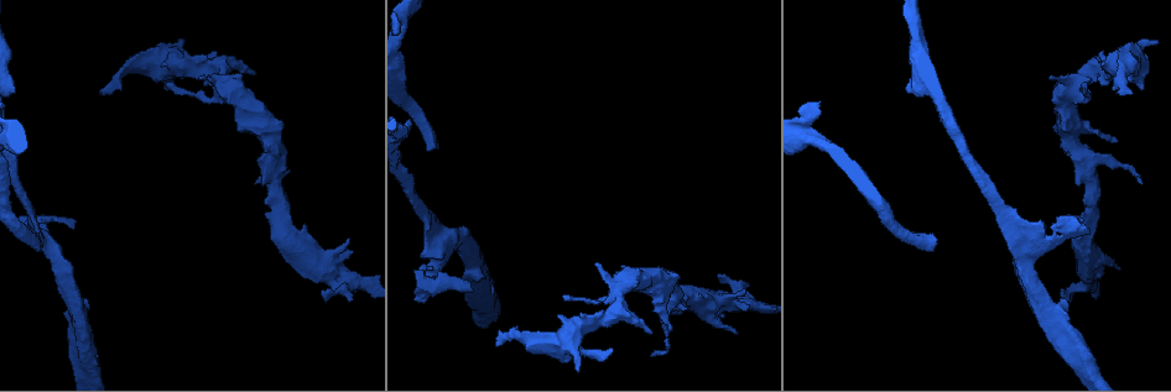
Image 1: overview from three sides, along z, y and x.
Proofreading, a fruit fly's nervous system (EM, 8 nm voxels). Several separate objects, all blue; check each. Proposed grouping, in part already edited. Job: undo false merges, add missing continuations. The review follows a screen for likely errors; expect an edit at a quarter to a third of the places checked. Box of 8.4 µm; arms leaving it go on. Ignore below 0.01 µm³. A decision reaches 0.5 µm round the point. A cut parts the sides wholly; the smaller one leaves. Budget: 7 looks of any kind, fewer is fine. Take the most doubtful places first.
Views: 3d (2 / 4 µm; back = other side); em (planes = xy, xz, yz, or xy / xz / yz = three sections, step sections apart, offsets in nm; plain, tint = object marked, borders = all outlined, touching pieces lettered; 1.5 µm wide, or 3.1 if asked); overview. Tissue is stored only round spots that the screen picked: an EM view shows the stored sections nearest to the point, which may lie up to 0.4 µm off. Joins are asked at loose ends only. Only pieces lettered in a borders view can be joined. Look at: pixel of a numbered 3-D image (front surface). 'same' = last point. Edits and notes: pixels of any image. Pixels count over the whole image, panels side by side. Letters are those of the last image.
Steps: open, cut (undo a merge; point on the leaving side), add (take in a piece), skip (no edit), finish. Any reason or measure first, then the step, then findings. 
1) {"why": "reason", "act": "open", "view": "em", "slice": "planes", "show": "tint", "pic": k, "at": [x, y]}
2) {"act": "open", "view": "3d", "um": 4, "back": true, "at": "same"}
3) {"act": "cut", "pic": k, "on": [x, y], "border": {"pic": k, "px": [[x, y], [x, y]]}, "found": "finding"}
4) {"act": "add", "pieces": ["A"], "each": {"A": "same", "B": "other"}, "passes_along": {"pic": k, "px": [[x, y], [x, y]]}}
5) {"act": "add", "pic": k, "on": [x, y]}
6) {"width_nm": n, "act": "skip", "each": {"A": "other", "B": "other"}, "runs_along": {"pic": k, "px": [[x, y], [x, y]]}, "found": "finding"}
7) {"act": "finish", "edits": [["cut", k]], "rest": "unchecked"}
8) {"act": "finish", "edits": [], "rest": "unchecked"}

{"why": "free end", "act": "open", "view": "em", "slice": "xz", "step": 4, "show": "borders", "pic": 1, "at": [41, 248]}

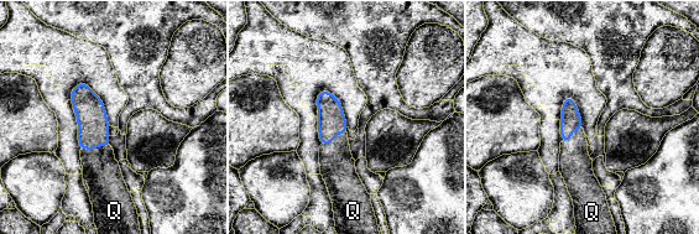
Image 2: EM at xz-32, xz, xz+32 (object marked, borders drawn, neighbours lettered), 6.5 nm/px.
{"width_nm": 140, "act": "add", "pieces": ["Q"], "each": {"Q": "same"}, "passes_along": {"pic": 2, "px": [[332, 120], [333, 139], [338, 168]]}, "found": "the cell continues"}

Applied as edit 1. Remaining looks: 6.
{"act": "open", "view": "overview"}

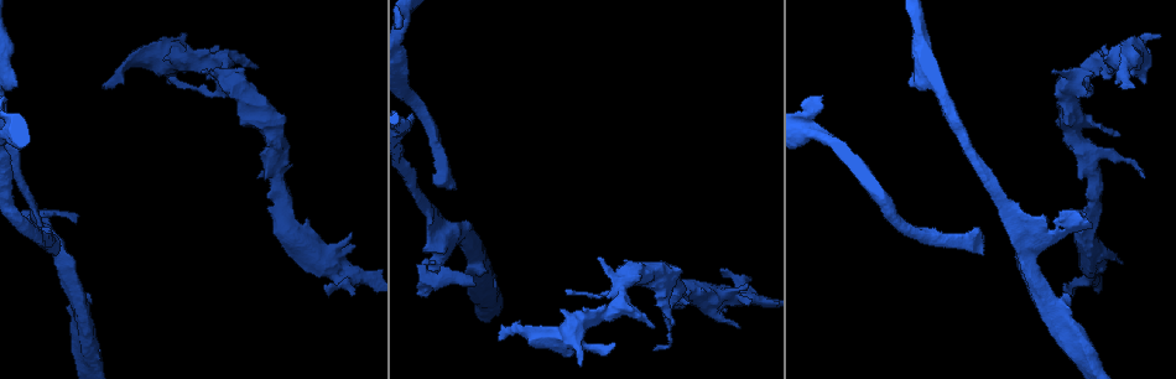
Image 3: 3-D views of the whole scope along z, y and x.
{"why": "branch stops here", "act": "open", "view": "em", "slice": "yz", "step": 8, "show": "tint", "pic": 3, "at": [74, 223]}

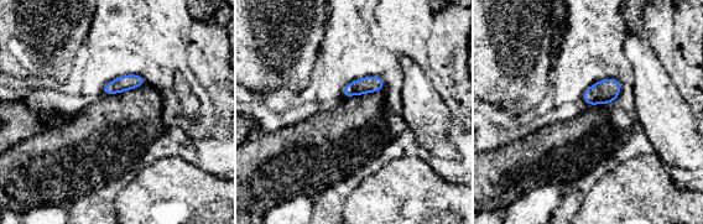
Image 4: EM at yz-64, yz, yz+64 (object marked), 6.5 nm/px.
{"why": "another direction", "act": "open", "view": "em", "slice": "planes", "show": "borders", "at": "same"}

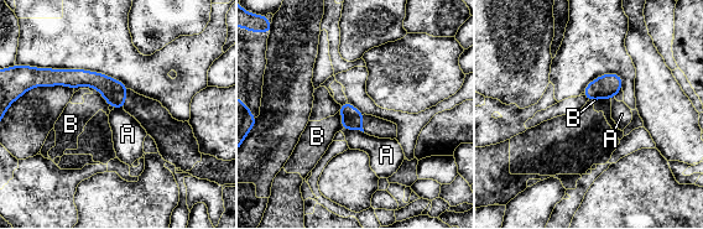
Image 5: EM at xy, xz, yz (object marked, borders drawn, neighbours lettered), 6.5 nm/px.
{"act": "skip", "each": {"A": "other", "B": "other"}, "found": "no lettered piece goes on from it"}

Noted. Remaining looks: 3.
{"why": "an open end", "act": "open", "view": "3d", "um": 2, "pic": 3, "at": [500, 339]}

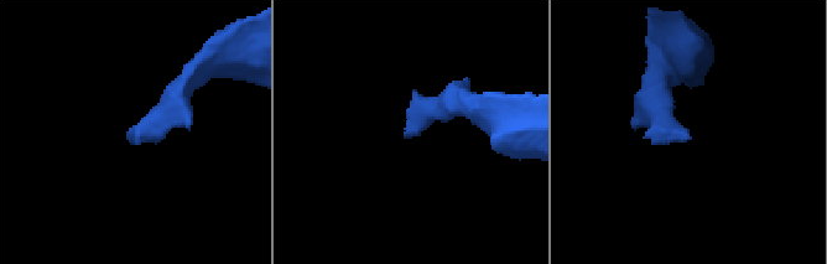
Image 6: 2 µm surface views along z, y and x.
{"act": "open", "view": "em", "slice": "planes", "show": "borders", "pic": 6, "at": [129, 140]}

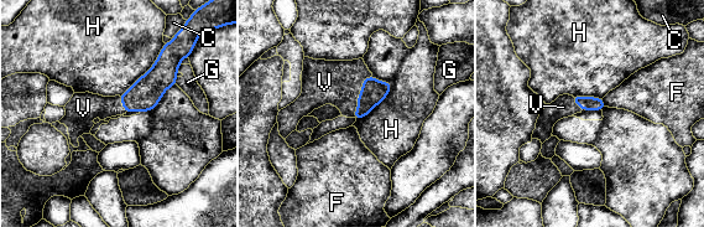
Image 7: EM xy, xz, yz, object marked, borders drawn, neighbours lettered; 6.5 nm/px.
{"act": "add", "pieces": ["V"], "each": {"C": "other", "F": "other", "G": "other", "H": "other", "V": "same"}, "passes_along": {"pic": 7, "px": [[374, 92], [359, 93], [324, 82]]}, "found": "the cell continues"}

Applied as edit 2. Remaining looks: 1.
{"act": "finish", "edits": [["add", 2], ["add", 7]], "rest": "unchecked"}

